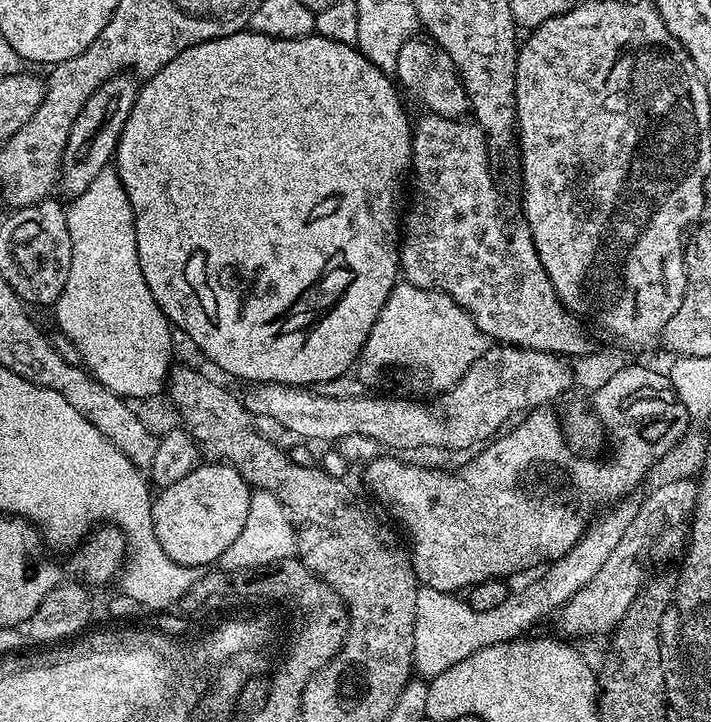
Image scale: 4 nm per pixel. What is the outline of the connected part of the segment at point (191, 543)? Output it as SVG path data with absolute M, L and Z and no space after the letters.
M219 462L201 463L186 478L178 478L178 482L159 489L152 502L152 517L154 534L158 534L162 550L182 566L207 569L215 565L234 543L234 538L242 534L252 493L253 489L238 470Z

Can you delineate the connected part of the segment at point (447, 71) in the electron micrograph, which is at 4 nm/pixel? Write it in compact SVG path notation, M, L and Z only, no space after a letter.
M420 36L412 37L403 44L396 59L395 79L401 89L420 102L429 113L457 119L463 117L470 108L463 80L452 60L433 41Z

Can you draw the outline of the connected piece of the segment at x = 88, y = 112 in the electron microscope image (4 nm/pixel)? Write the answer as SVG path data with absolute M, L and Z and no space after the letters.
M121 74L103 80L90 94L86 106L74 118L74 126L70 126L70 138L66 138L66 150L62 154L60 174L58 177L59 191L64 191L68 198L75 198L82 194L98 178L104 168L113 163L116 147L120 141L122 130L126 126L126 118L136 101L138 80L135 75Z

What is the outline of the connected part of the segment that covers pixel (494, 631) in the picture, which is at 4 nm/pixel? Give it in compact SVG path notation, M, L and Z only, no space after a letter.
M621 499L601 520L585 527L582 538L562 558L551 561L539 573L537 580L529 582L525 588L513 591L497 606L495 610L474 610L468 605L467 599L459 595L421 587L416 593L414 606L414 650L412 663L415 671L421 677L431 678L450 670L450 666L458 666L470 654L482 650L486 646L494 646L502 642L519 640L528 632L547 612L555 613L564 607L564 603L575 594L598 570L602 570L606 558L610 558L614 546L622 542L622 534L634 522L634 514L640 509L640 500Z

